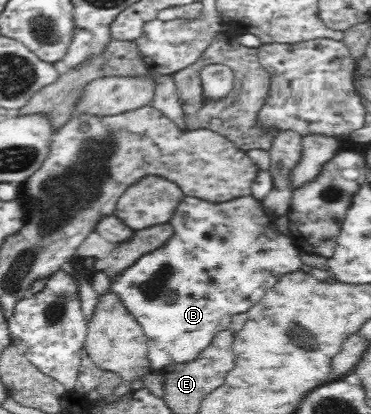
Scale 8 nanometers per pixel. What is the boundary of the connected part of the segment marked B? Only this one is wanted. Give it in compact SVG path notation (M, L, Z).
M184 195L181 201L179 213L168 221L173 226L173 235L163 247L143 254L112 281L110 288L143 328L153 370L193 361L211 345L217 333L230 329L231 318L251 310L283 274L300 271L303 264L303 253L292 236L278 230L278 217L268 215L261 200L245 196L218 204Z

